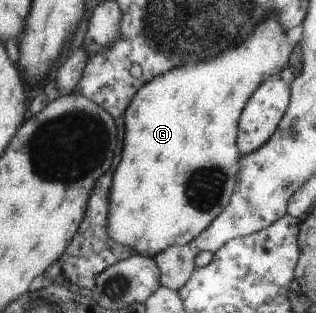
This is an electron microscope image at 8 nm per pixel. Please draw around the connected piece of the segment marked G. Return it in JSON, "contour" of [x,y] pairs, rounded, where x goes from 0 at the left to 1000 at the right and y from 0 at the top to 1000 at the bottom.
{"contour":[[[842,51],[816,67],[813,83],[785,112],[763,125],[750,141],[734,141],[706,157],[684,182],[652,188],[652,195],[627,195],[627,201],[595,201],[595,208],[570,208],[557,220],[538,220],[500,246],[487,246],[481,259],[456,265],[449,278],[424,297],[411,332],[389,358],[389,450],[383,466],[383,502],[358,540],[351,591],[342,617],[342,690],[335,741],[342,760],[361,770],[367,783],[418,796],[427,812],[459,821],[484,821],[494,808],[535,792],[544,783],[576,783],[614,764],[655,719],[709,668],[722,649],[725,629],[734,623],[737,597],[750,581],[750,553],[756,543],[756,492],[747,470],[750,387],[791,300],[835,259],[842,249],[877,246],[883,227],[911,208],[911,176],[924,163],[930,144],[911,134],[905,99],[880,73],[873,51]]]}

